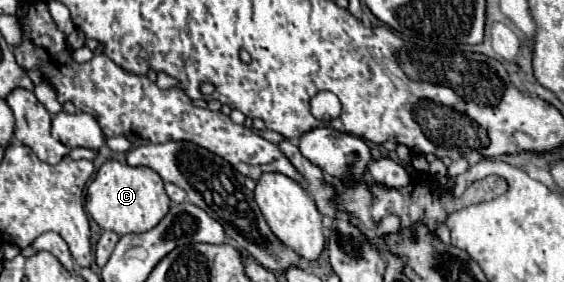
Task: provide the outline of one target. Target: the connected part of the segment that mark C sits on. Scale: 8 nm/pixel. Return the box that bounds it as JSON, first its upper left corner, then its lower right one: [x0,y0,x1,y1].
[85,160,171,234]

